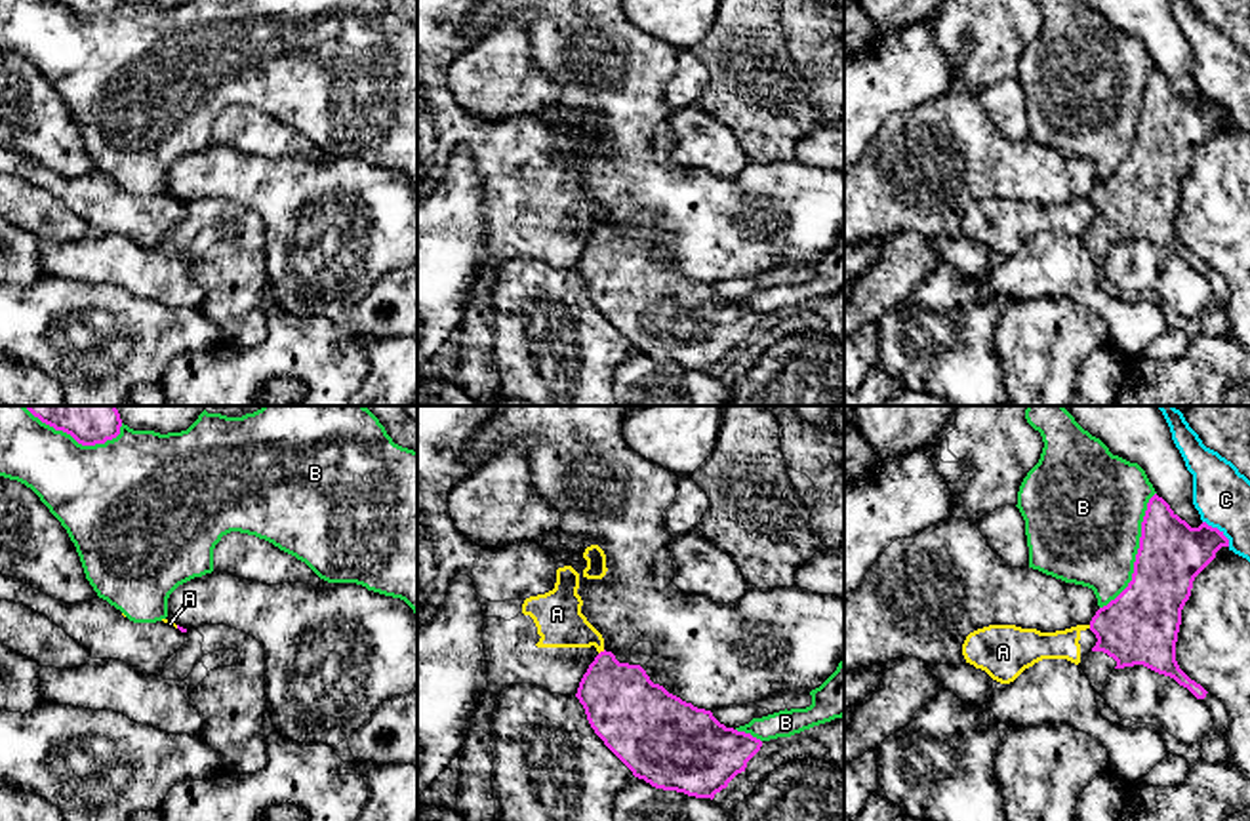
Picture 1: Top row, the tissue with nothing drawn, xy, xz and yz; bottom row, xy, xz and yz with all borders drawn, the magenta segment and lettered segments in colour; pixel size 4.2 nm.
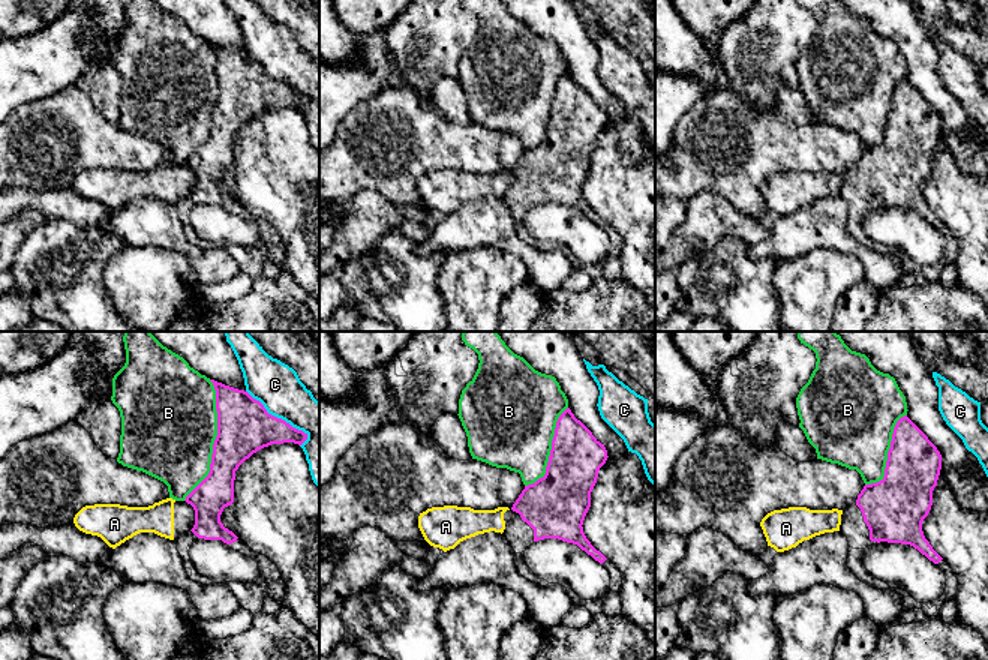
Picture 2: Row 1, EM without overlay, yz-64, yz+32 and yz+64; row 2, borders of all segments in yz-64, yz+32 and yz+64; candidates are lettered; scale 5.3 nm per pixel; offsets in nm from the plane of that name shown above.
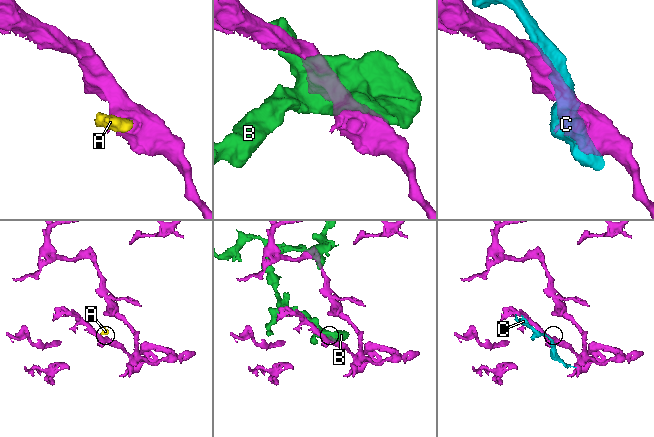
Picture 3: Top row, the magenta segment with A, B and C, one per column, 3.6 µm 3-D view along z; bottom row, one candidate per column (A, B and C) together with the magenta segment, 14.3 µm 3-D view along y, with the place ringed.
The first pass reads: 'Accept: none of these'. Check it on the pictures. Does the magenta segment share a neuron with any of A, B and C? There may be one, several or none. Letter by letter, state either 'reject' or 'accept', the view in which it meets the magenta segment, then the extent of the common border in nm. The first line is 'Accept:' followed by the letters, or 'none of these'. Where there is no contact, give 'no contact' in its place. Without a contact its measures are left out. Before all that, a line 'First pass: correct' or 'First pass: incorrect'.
First pass: correct
Accept: none of these
A: reject; contact in xz; length 40 nm
B: reject; contact in yz; length 550 nm
C: reject; contact in yz; length 160 nm

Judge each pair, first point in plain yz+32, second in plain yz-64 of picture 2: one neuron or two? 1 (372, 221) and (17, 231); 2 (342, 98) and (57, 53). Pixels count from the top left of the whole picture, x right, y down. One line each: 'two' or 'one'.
1: one
2: one

